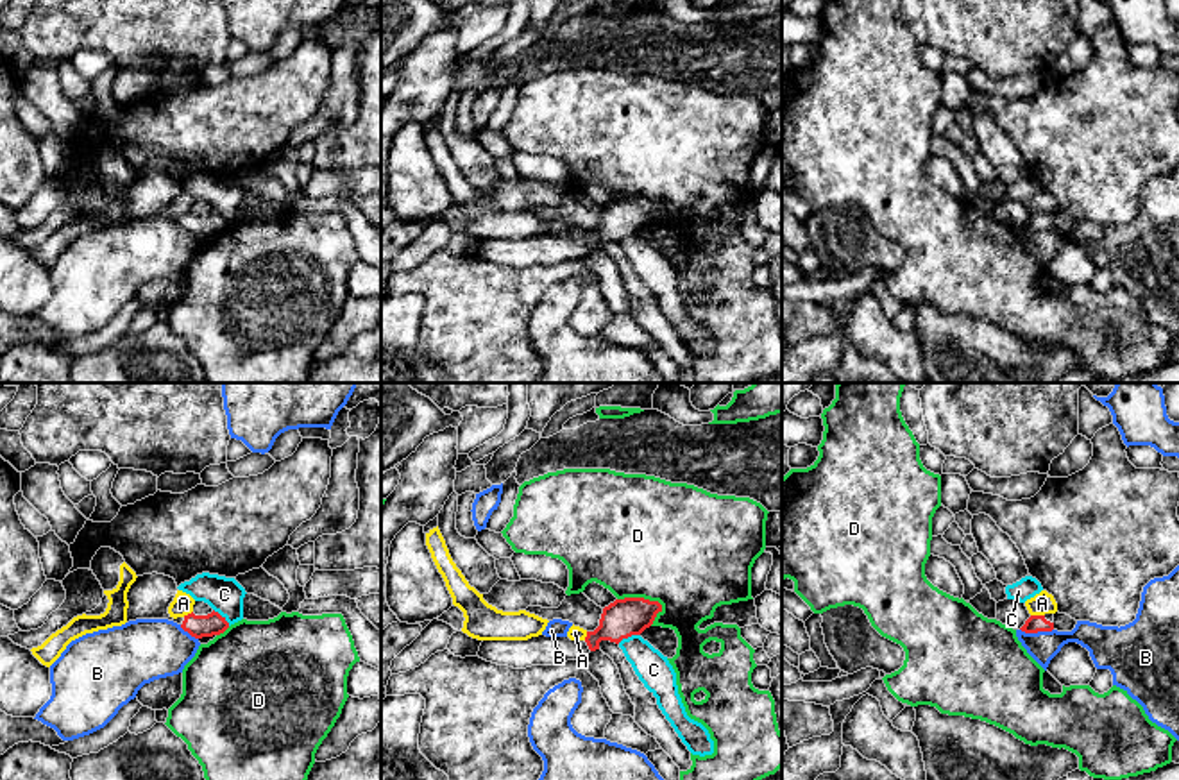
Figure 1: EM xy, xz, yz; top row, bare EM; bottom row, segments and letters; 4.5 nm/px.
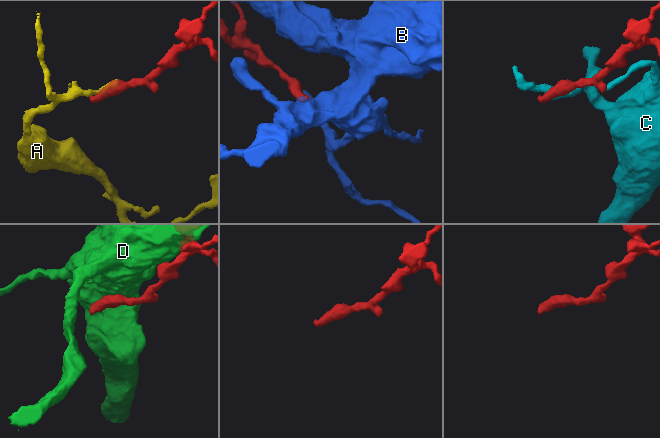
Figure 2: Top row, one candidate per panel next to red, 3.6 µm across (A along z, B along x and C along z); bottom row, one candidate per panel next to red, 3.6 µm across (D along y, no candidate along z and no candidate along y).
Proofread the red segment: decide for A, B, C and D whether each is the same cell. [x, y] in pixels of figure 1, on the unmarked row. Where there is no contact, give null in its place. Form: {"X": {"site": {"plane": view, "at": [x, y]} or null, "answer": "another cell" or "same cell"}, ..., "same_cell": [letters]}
{"A": {"site": {"plane": "yz", "at": [1038, 215]}, "answer": "another cell"}, "B": {"site": {"plane": "yz", "at": [1036, 231]}, "answer": "another cell"}, "C": {"site": {"plane": "xz", "at": [628, 235]}, "answer": "another cell"}, "D": {"site": {"plane": "xz", "at": [643, 197]}, "answer": "another cell"}, "same_cell": []}

